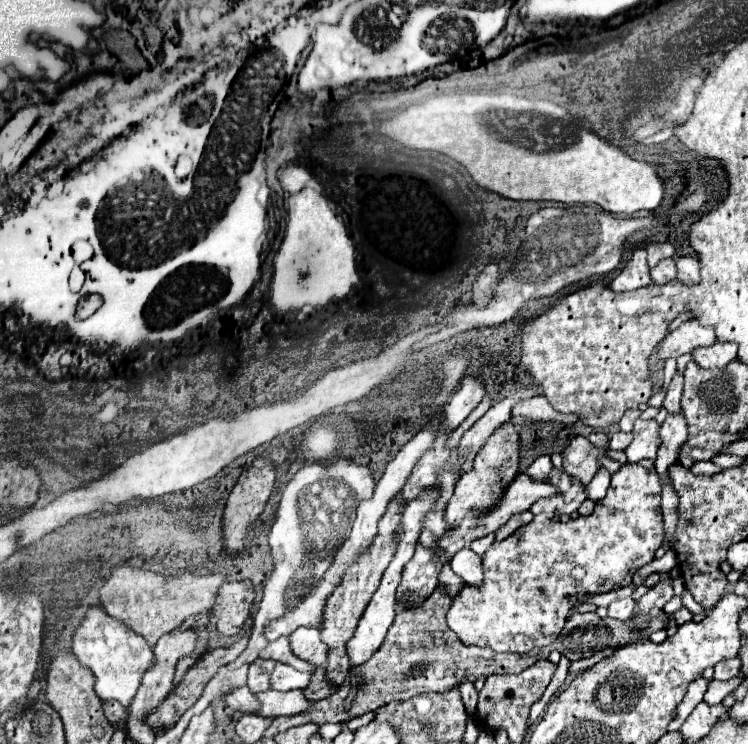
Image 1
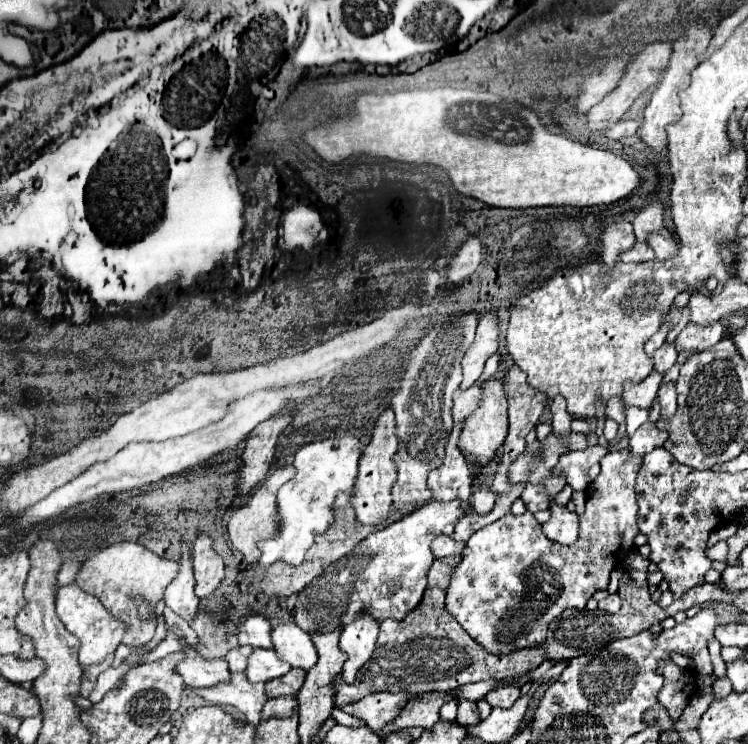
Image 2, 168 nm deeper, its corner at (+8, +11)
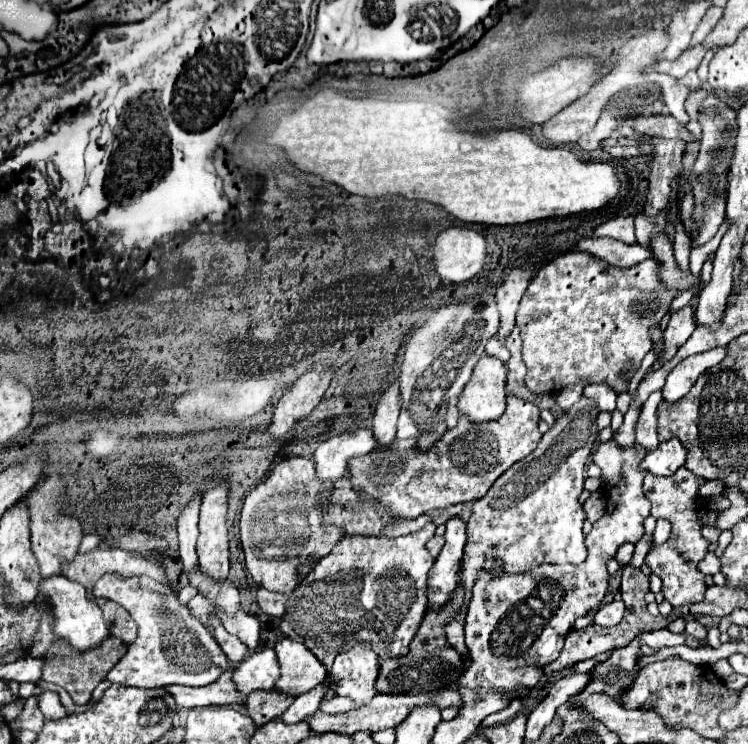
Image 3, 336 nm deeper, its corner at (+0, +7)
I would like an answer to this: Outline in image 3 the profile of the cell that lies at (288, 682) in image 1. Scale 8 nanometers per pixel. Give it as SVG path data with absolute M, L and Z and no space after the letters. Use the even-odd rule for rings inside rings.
M264 647L260 651L250 653L232 673L236 689L240 689L244 695L256 689L270 691L278 677L280 677L280 667L272 647Z

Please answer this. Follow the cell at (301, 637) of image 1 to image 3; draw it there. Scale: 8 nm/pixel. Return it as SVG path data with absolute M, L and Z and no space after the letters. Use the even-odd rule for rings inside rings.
M284 637L274 645L274 651L280 665L276 691L298 697L326 679L326 667L302 643Z

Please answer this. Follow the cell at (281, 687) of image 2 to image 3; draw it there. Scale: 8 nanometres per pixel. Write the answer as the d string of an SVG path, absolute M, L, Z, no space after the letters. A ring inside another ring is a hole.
M256 691L248 695L244 705L248 709L248 715L256 723L256 727L262 727L268 721L278 719L292 705L292 701L294 699L290 695L278 691Z

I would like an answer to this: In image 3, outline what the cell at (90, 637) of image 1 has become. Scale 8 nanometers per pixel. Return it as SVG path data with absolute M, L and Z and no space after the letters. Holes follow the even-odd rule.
M52 575L52 577L40 581L38 599L44 599L44 601L48 599L48 605L54 615L54 623L52 623L54 633L58 637L68 639L76 649L86 651L90 647L96 647L98 643L102 643L110 635L110 629L106 627L106 623L102 619L100 607L96 605L94 597L80 583L74 583L62 575Z

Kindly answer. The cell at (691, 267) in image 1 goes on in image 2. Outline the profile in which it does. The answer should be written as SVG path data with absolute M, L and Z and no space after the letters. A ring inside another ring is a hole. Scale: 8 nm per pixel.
M660 229L658 233L652 233L648 239L648 245L654 249L656 259L660 259L660 261L669 259L678 250L672 234L668 233L668 229Z

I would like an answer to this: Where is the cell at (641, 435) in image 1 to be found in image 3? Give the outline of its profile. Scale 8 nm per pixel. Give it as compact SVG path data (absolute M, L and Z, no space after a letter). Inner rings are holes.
M670 439L660 443L652 453L648 453L640 463L640 469L656 475L672 475L676 469L684 465L684 461L686 449L678 439Z

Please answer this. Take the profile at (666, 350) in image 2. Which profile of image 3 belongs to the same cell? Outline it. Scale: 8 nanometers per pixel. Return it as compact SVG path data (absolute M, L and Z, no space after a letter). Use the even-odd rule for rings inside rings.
M686 305L678 311L672 311L670 321L664 329L664 339L666 339L664 361L670 361L674 357L678 347L684 345L684 341L688 341L688 337L694 329L696 329L696 321L694 321L694 307L692 305Z

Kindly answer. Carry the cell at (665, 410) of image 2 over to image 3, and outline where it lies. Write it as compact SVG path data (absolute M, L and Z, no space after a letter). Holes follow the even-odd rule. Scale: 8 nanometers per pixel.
M720 347L720 349L710 349L710 351L704 351L700 355L692 355L684 361L680 361L666 377L666 383L664 383L664 401L678 401L680 397L684 397L690 387L696 383L696 379L712 369L714 365L718 365L728 353L728 347Z

